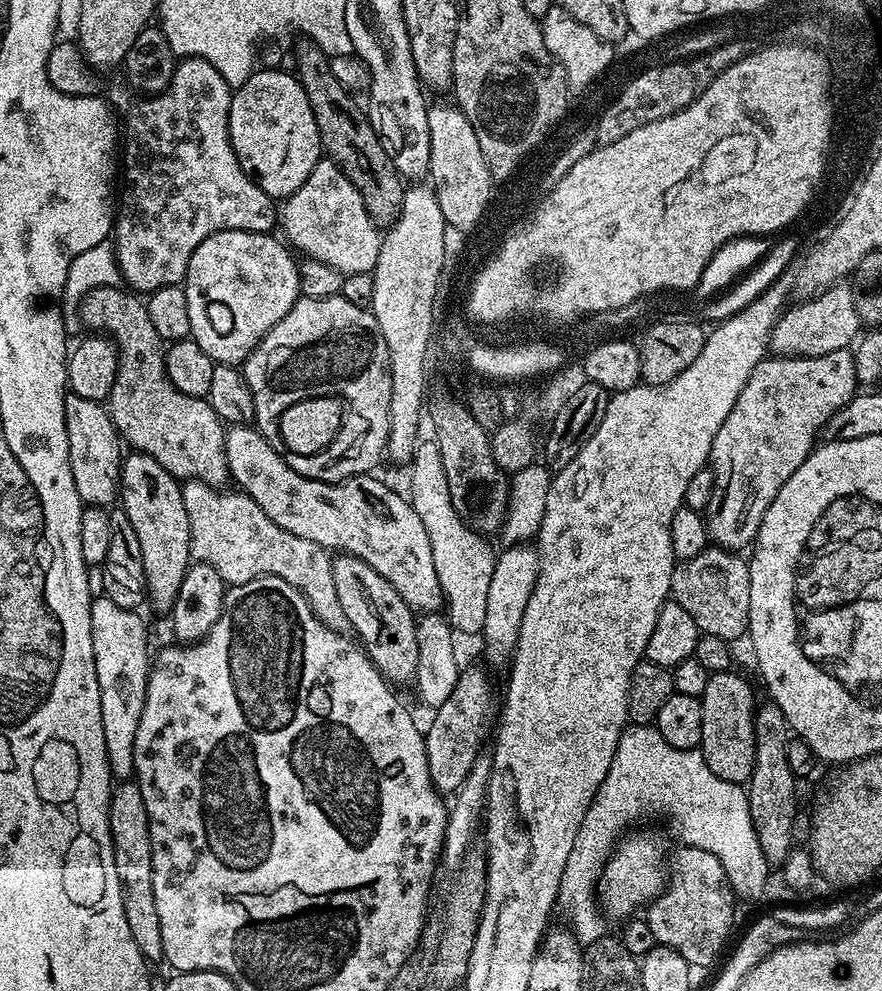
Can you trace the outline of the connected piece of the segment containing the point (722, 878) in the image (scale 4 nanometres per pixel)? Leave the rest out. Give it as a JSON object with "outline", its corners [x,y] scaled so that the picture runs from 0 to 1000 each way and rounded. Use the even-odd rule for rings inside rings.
{"outline":[[[779,854],[770,858],[766,881],[756,885],[753,899],[734,913],[732,929],[745,953],[769,959],[780,973],[794,978],[810,972],[812,964],[822,960],[821,952],[834,928],[837,905],[830,901],[823,878],[819,878],[819,870],[810,862]]]}

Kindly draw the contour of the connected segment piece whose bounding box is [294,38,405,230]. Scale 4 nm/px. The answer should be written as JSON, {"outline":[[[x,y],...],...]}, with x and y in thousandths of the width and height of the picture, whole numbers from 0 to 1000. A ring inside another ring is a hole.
{"outline":[[[340,38],[337,41],[336,46],[333,46],[336,57],[333,73],[339,80],[342,91],[347,91],[351,111],[356,111],[356,123],[361,127],[363,148],[370,154],[371,160],[378,161],[388,172],[388,176],[392,176],[392,180],[397,180],[397,184],[401,186],[401,192],[406,192],[406,196],[410,198],[410,208],[415,210],[415,216],[420,218],[422,225],[432,232],[439,232],[444,229],[456,210],[459,192],[456,179],[450,174],[447,163],[442,163],[438,151],[433,151],[433,143],[429,139],[424,127],[417,122],[414,110],[409,106],[408,109],[404,106],[404,101],[399,98],[402,96],[379,77],[374,58],[351,39]]]}

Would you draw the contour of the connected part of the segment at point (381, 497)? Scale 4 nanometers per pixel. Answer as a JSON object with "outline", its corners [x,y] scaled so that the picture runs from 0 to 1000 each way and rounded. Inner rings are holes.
{"outline":[[[263,430],[255,435],[254,453],[259,479],[266,491],[278,496],[320,535],[338,539],[366,553],[404,561],[424,571],[468,616],[499,618],[506,606],[497,578],[492,573],[486,540],[477,523],[464,506],[452,501],[440,488],[425,484],[425,479],[398,480],[380,488],[353,484],[338,478],[286,430]]]}

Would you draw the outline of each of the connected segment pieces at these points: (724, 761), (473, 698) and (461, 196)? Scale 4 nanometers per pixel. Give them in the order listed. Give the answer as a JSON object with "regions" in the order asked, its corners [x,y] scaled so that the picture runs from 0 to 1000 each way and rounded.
{"regions":[[[[834,676],[810,678],[804,681],[800,696],[794,702],[796,712],[796,745],[793,759],[800,765],[800,773],[823,789],[842,792],[855,777],[855,733],[859,705],[853,690]]],[[[527,673],[523,677],[519,688],[515,692],[515,697],[510,699],[510,704],[501,708],[499,714],[493,715],[490,728],[486,729],[485,735],[481,739],[481,752],[483,753],[483,769],[488,773],[488,789],[500,801],[515,801],[528,789],[528,781],[537,773],[537,769],[546,761],[544,755],[549,751],[549,746],[554,746],[556,735],[553,739],[553,730],[559,730],[560,718],[558,723],[558,686],[544,674]]],[[[512,103],[494,106],[491,104],[485,110],[485,122],[488,189],[497,200],[497,208],[501,208],[505,227],[509,230],[520,226],[522,232],[534,235],[558,202],[558,186],[560,187],[560,179],[546,155],[546,147],[542,147],[542,135],[537,135],[537,127],[533,127],[526,114]]]]}

